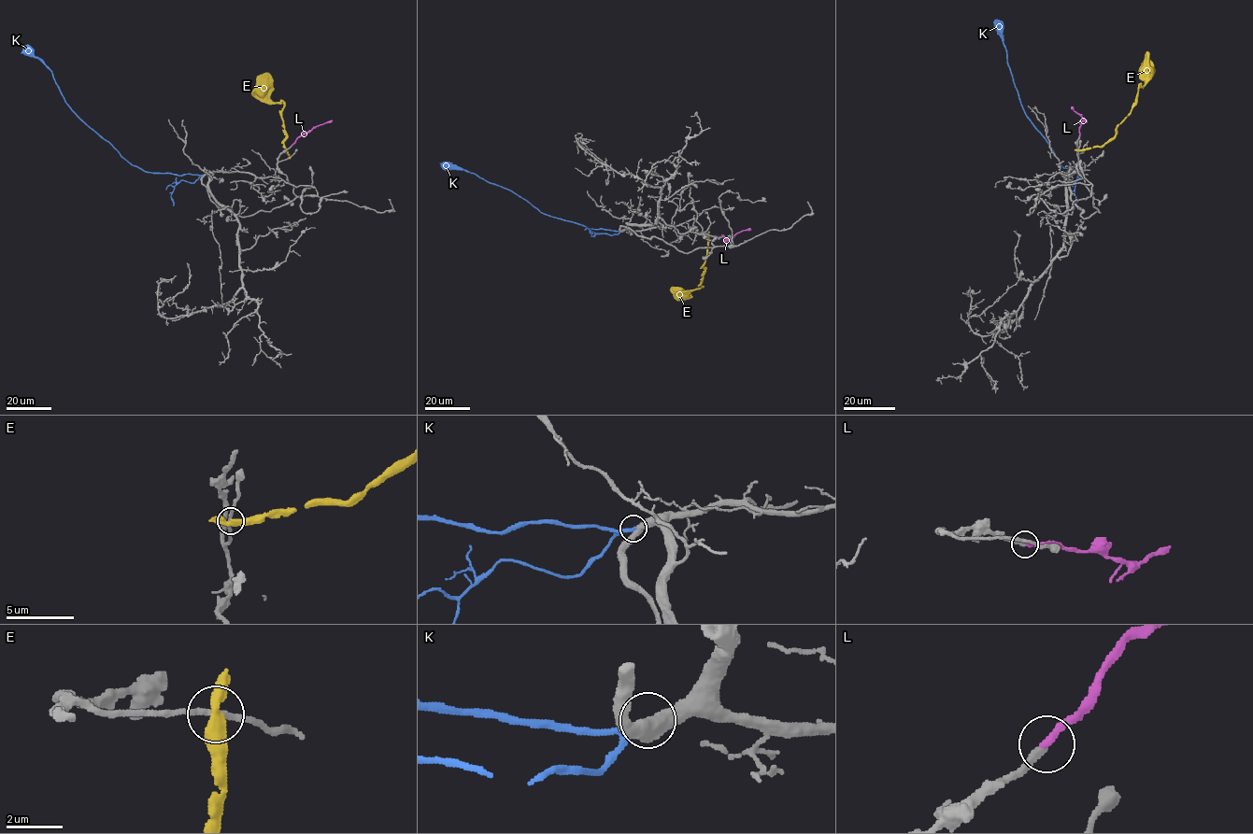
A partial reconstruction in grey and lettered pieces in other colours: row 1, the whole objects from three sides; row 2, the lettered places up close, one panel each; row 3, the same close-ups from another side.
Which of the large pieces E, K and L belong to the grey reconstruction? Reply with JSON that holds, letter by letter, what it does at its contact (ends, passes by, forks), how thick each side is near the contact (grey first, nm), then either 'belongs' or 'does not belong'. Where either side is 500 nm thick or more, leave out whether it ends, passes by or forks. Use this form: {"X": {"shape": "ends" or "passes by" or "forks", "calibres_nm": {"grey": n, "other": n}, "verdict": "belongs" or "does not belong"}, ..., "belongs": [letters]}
{"E": {"shape": "passes by", "calibres_nm": {"grey": 200, "other": 440}, "verdict": "does not belong"}, "K": {"calibres_nm": {"grey": 500, "other": 200}, "verdict": "belongs"}, "L": {"shape": "ends", "calibres_nm": {"grey": 300, "other": 300}, "verdict": "belongs"}, "belongs": ["K", "L"]}

